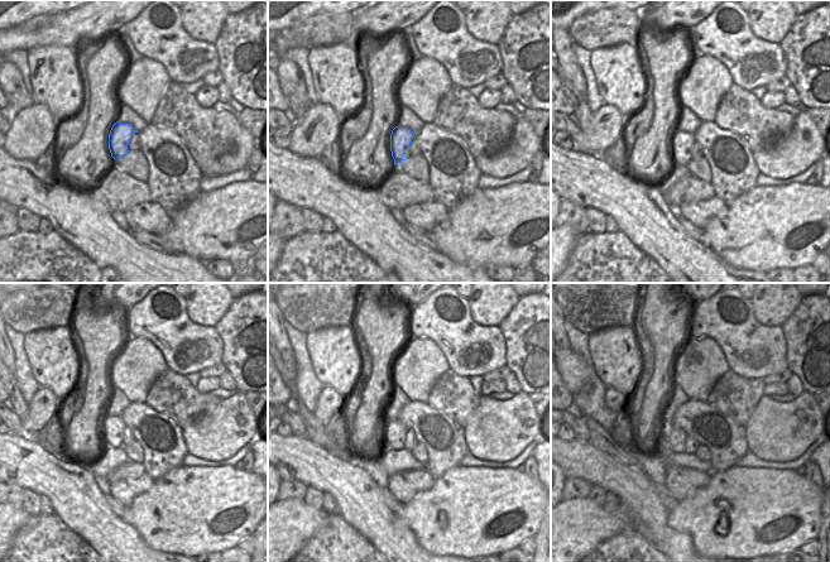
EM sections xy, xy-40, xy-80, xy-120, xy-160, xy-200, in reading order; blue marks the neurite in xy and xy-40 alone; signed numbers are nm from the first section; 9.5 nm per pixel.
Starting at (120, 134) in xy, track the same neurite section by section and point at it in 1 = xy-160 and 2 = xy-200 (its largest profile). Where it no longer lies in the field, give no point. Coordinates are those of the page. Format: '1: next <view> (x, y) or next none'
1: next xy-160 (394, 432)
2: next xy-200 (676, 437)

